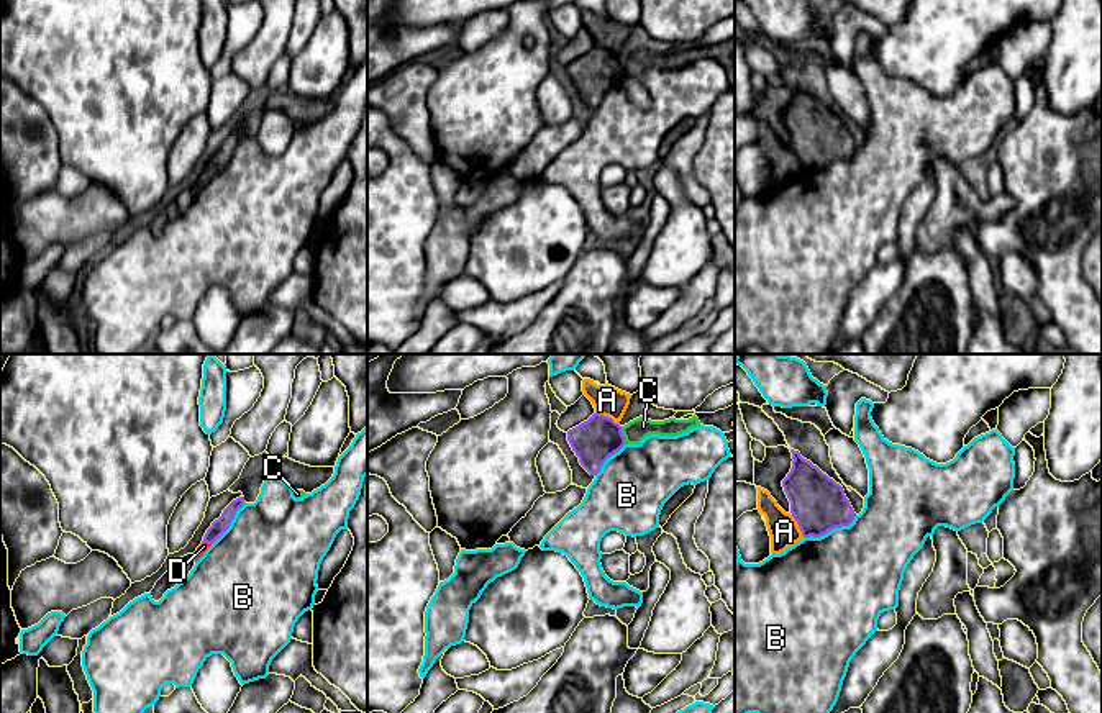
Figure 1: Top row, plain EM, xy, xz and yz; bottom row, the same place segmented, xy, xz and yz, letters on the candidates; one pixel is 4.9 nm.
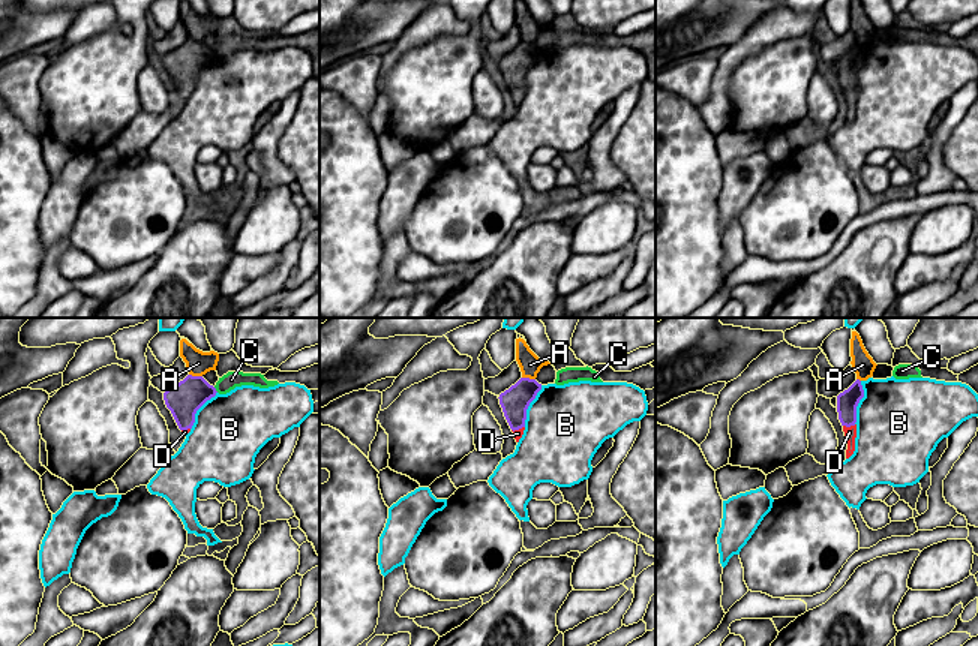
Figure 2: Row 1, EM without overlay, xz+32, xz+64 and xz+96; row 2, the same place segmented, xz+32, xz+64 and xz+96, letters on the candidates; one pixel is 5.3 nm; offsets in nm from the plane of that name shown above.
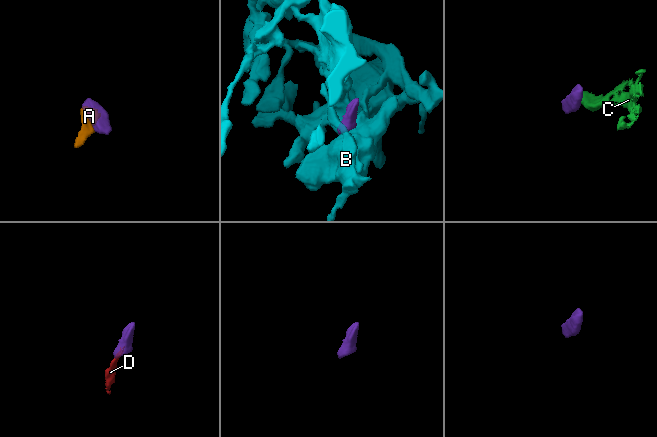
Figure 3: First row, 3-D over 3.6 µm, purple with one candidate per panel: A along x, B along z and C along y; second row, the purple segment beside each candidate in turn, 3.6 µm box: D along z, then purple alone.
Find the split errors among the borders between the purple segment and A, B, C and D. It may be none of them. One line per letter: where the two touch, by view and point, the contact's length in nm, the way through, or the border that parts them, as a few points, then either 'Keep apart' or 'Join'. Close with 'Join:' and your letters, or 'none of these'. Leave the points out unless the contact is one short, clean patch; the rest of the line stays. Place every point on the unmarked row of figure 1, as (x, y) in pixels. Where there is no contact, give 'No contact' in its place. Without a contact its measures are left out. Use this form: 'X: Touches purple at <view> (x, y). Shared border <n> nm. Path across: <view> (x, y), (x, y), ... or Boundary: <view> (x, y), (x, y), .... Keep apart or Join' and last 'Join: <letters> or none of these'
A: Touches purple at yz (799, 159). Shared border 130 nm. Boundary: yz (791, 148), (804, 169). Keep apart
B: Touches purple at yz (830, 163). Shared border 280 nm. Boundary: yz (855, 149), (848, 158), (835, 159), (819, 169), (804, 171). Keep apart
C: Touches purple at xz (622, 68). Shared border 90 nm. Boundary: xz (620, 59), (627, 76). Keep apart
D: Touches purple at xy (207, 176). Shared border 50 nm. Path across: xy (218, 159), (207, 176), (204, 179). Join
Join: D

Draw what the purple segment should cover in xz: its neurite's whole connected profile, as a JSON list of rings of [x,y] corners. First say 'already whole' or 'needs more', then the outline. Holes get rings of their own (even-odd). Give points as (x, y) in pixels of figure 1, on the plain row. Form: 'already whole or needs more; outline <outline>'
already whole; outline [[[600,46],[569,62],[567,74],[590,108],[599,107],[603,95],[626,77],[622,59]]]

